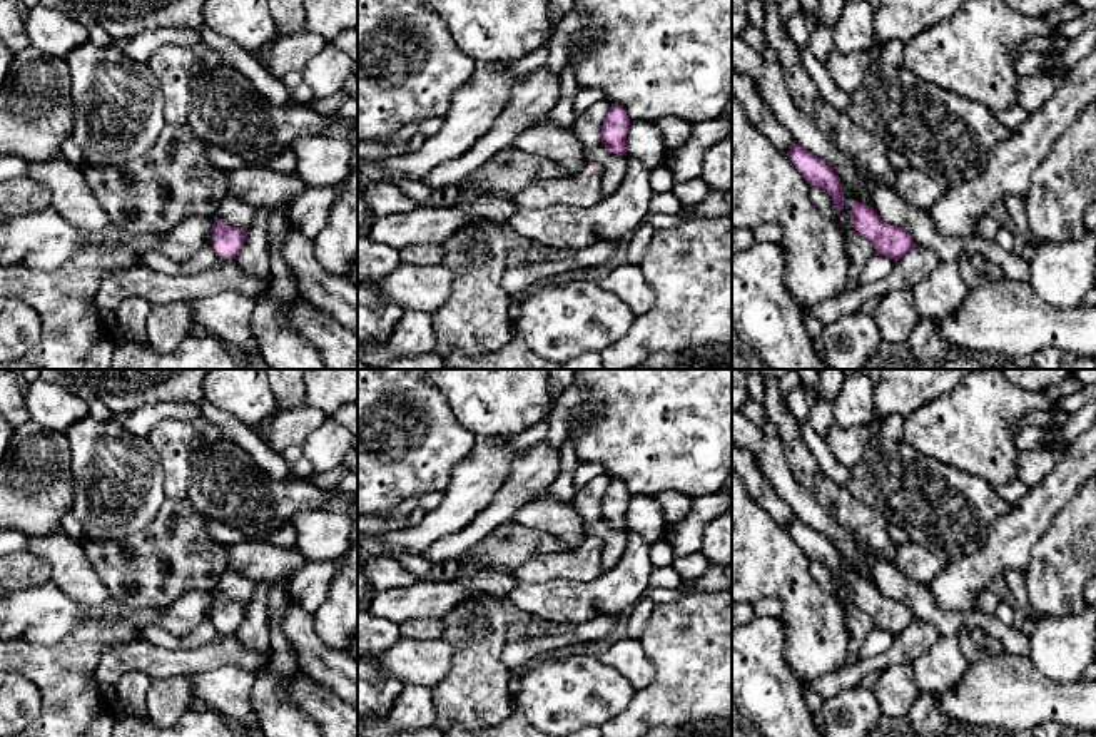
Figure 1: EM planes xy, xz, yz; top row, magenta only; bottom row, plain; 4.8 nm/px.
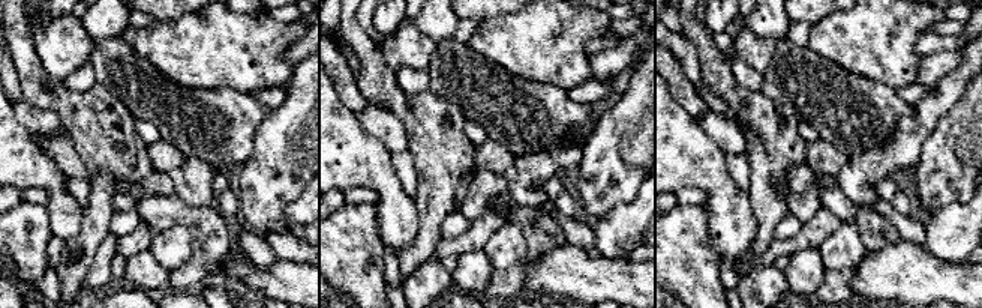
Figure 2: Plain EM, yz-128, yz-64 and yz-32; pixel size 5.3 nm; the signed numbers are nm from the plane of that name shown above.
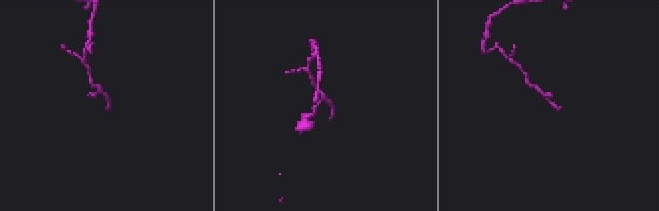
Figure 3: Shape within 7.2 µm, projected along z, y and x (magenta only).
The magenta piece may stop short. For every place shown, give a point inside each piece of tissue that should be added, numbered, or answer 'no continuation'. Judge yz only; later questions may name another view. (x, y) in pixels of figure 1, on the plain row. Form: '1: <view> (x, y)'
no continuation

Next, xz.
1: xz (582, 565)

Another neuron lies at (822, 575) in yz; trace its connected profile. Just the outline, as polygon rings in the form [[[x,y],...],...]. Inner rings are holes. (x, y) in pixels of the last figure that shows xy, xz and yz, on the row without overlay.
[[[810,562],[810,573],[824,590],[827,590],[829,593],[837,593],[832,572],[827,567],[817,562]]]

